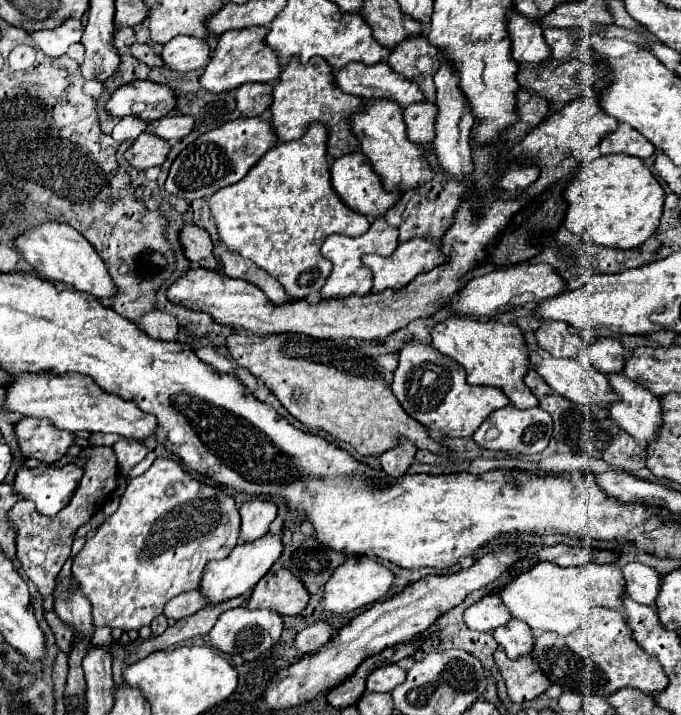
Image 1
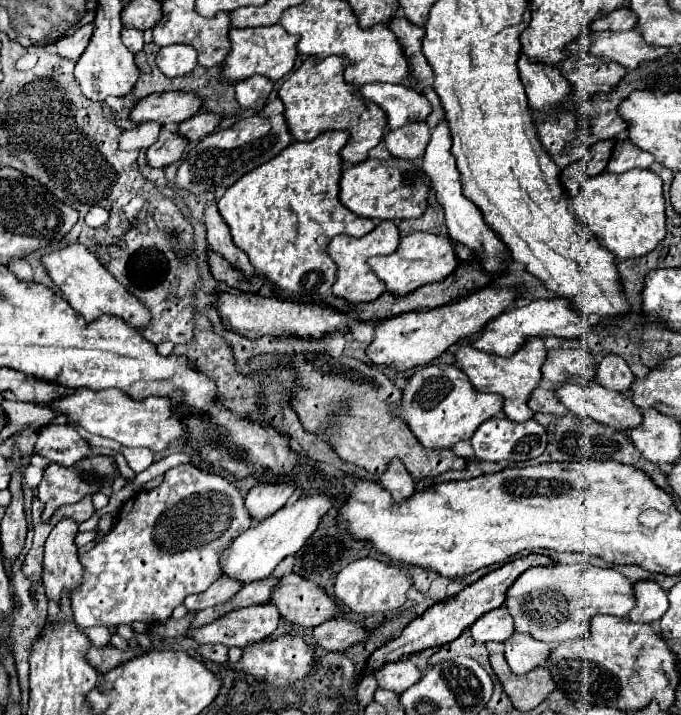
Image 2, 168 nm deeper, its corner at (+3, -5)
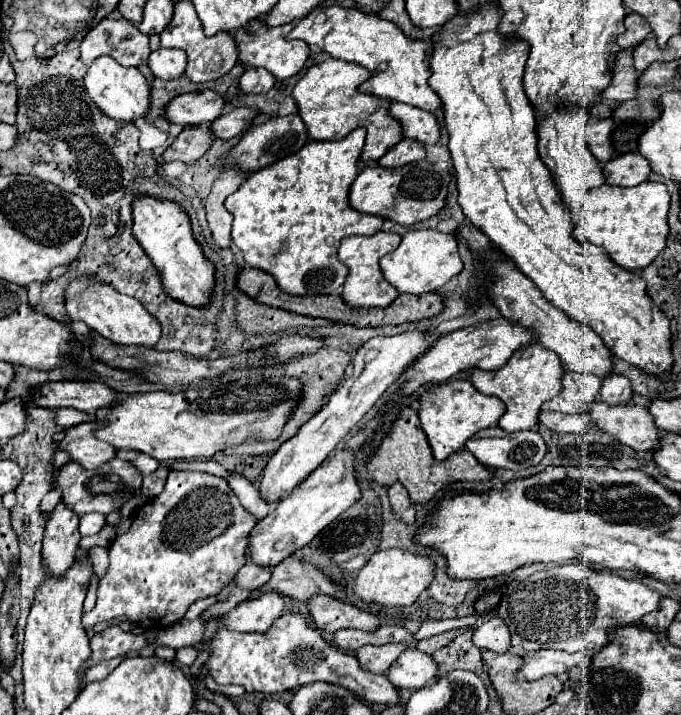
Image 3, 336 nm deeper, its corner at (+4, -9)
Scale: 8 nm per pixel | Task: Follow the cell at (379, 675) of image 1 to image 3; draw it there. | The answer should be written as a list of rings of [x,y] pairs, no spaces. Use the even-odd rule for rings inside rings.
[[[405,648],[387,672],[387,678],[395,688],[407,690],[419,690],[435,676],[437,662],[429,654],[419,652],[417,648]]]

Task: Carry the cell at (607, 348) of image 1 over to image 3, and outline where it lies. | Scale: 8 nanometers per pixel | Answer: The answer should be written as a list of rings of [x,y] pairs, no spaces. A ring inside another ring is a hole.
[[[609,374],[601,386],[601,400],[609,406],[627,404],[631,400],[631,382],[625,376]]]

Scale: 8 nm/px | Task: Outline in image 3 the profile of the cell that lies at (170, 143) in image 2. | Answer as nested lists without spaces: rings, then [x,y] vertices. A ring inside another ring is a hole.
[[[199,124],[199,126],[187,126],[177,138],[175,142],[165,150],[165,154],[161,156],[163,162],[173,162],[173,160],[181,160],[187,164],[197,162],[213,144],[215,136],[211,134],[209,124]]]

